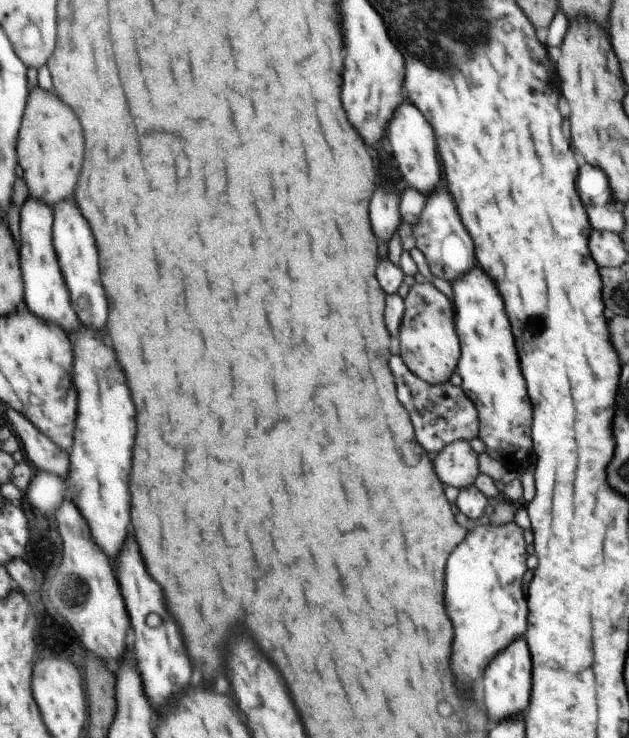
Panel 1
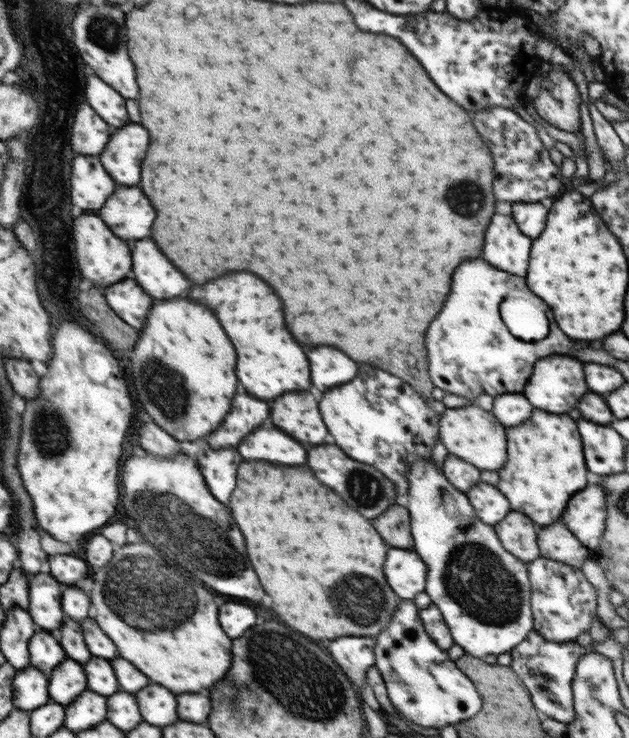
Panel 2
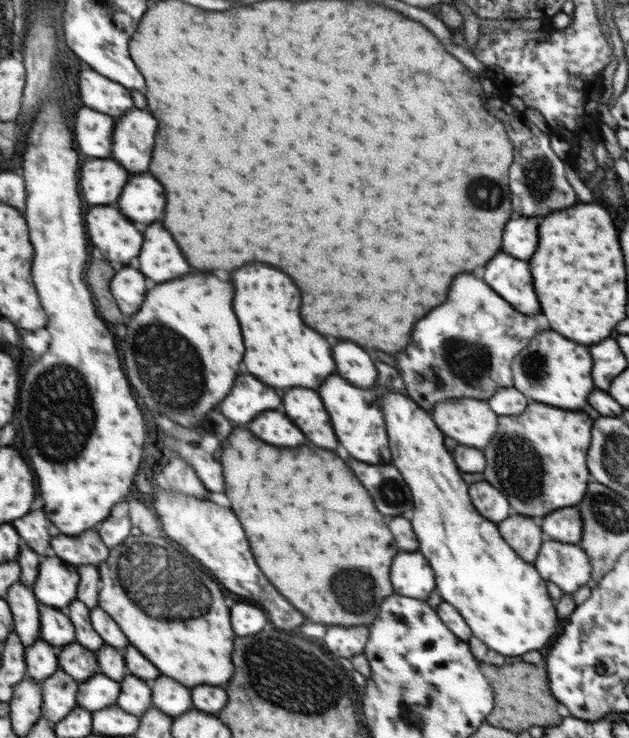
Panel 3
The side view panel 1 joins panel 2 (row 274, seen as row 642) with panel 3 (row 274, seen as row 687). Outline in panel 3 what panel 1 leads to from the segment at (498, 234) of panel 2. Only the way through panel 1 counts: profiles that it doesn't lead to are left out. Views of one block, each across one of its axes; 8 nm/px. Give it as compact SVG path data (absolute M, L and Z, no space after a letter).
M502 250L492 264L484 266L484 280L488 280L488 284L492 284L501 297L504 296L504 300L516 304L520 312L536 314L540 310L526 260L512 258Z

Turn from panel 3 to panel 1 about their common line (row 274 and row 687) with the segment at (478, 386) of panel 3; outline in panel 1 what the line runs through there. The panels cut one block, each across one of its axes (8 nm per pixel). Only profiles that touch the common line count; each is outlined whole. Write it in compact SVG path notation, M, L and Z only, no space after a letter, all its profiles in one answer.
M514 522L504 525L488 523L484 526L473 526L472 534L468 534L468 538L464 538L464 546L460 546L460 550L456 550L456 554L452 554L452 562L448 562L448 610L452 610L452 618L456 618L456 678L460 678L460 688L472 688L474 682L482 676L482 672L486 672L487 666L491 664L495 656L508 645L516 640L520 640L528 628L526 624L526 596L524 596L524 588L522 588L522 576L526 572L526 548L524 548L524 530L520 536L520 527Z

